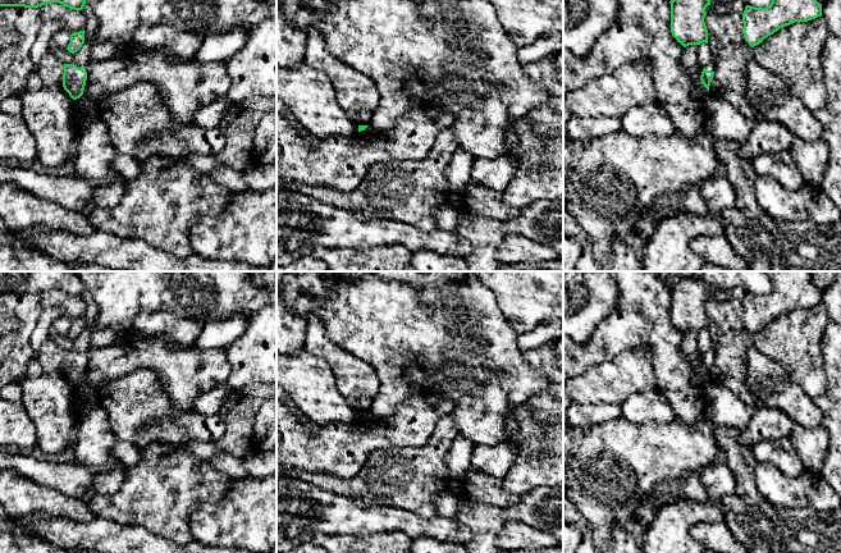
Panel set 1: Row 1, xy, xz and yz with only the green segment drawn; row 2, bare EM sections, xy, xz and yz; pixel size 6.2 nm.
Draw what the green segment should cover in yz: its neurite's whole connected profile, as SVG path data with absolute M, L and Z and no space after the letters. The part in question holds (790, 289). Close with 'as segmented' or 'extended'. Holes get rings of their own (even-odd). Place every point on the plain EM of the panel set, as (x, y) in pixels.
M765 271L772 289L767 294L746 292L742 300L744 325L751 333L780 315L822 302L822 291L813 283L812 271Z; as segmented

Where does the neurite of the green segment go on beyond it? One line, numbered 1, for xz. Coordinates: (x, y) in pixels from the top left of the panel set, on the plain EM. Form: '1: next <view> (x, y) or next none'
1: next none

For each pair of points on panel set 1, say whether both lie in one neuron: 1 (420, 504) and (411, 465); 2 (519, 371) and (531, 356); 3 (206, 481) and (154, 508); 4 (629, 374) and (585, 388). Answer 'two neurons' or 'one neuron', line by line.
1: one neuron
2: two neurons
3: one neuron
4: one neuron

